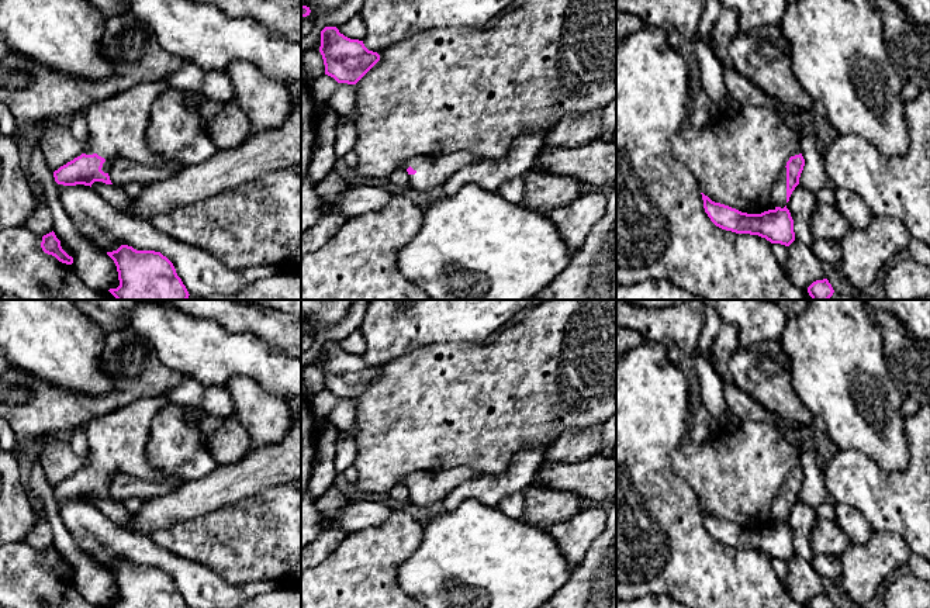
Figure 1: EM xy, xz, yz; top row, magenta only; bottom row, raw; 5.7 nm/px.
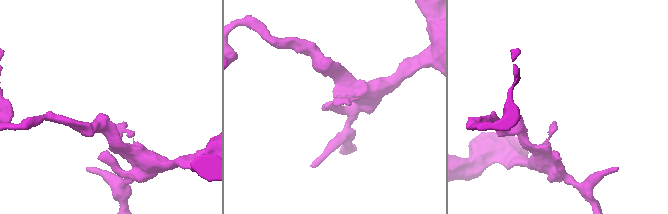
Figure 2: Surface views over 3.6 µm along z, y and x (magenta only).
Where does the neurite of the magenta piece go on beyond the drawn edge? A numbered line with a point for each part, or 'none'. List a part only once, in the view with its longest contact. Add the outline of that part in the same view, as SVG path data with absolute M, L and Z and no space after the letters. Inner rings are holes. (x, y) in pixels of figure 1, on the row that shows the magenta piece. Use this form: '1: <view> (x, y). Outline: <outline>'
1: yz (778, 199). Outline: M786 167L782 169L778 180L774 184L772 194L771 194L771 210L777 207L786 207Z

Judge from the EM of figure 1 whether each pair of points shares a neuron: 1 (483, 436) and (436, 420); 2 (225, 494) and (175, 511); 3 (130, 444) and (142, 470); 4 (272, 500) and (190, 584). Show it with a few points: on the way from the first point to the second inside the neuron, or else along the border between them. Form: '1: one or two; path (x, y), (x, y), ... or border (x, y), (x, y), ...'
1: one; path (472, 427), (448, 427)
2: one; path (213, 494), (196, 497), (187, 503)
3: one; path (130, 451), (130, 456), (135, 463)
4: two; border (176, 555), (201, 563), (235, 584)

